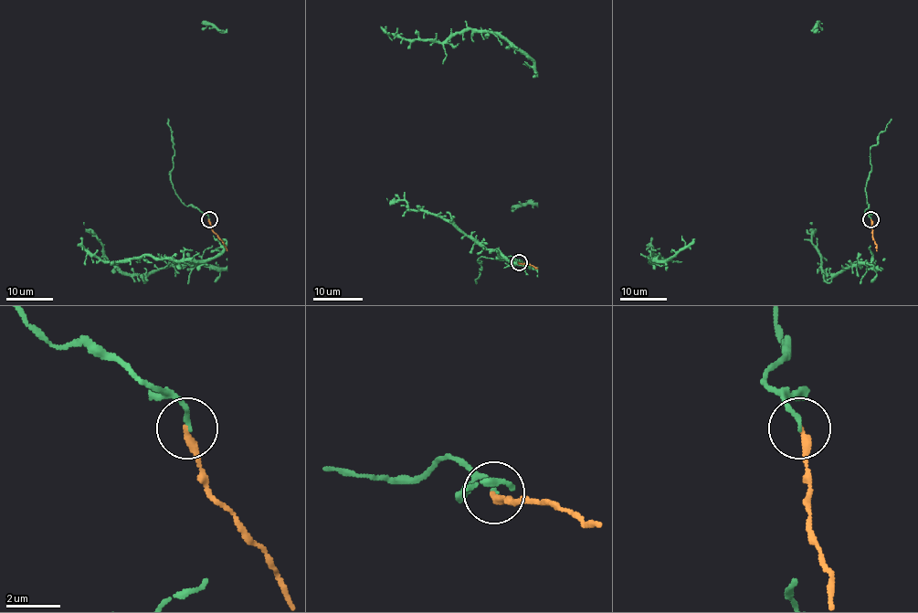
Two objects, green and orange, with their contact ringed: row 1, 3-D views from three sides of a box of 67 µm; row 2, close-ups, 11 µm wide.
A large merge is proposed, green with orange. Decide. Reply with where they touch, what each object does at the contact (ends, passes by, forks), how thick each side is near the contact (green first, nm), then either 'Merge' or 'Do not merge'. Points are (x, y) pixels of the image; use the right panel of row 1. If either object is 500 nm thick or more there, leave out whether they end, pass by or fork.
Place: (870, 219). At the ring green ends. At the ring orange ends. Thickness 180 nm (green) against 280 nm. Merge

